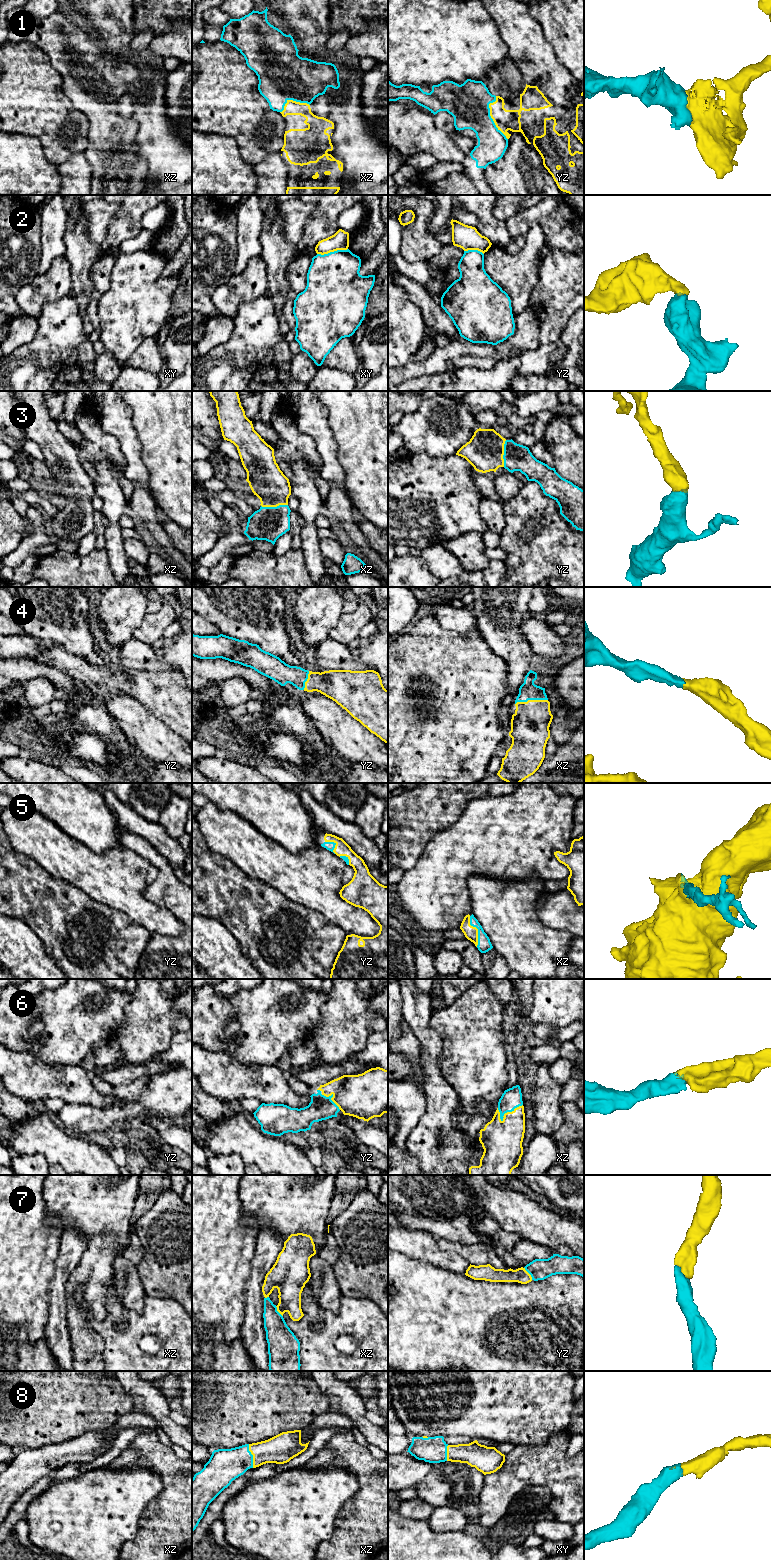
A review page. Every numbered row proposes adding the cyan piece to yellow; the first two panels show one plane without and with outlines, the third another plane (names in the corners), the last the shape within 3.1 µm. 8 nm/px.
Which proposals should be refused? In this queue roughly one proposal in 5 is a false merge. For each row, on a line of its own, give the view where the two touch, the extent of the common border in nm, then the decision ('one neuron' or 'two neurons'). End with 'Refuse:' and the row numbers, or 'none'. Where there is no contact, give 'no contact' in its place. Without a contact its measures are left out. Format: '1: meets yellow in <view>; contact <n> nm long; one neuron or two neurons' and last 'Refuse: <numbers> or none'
1: meets yellow in yz; contact 360 nm long; one neuron
2: meets yellow in xy; contact 260 nm long; two neurons
3: meets yellow in xz; contact 220 nm long; one neuron
4: meets yellow in xz; contact 260 nm long; one neuron
5: meets yellow in xz; contact 260 nm long; one neuron
6: meets yellow in xz; contact 220 nm long; one neuron
7: meets yellow in yz; contact 120 nm long; one neuron
8: meets yellow in xz; contact 200 nm long; one neuron
Refuse: 2

